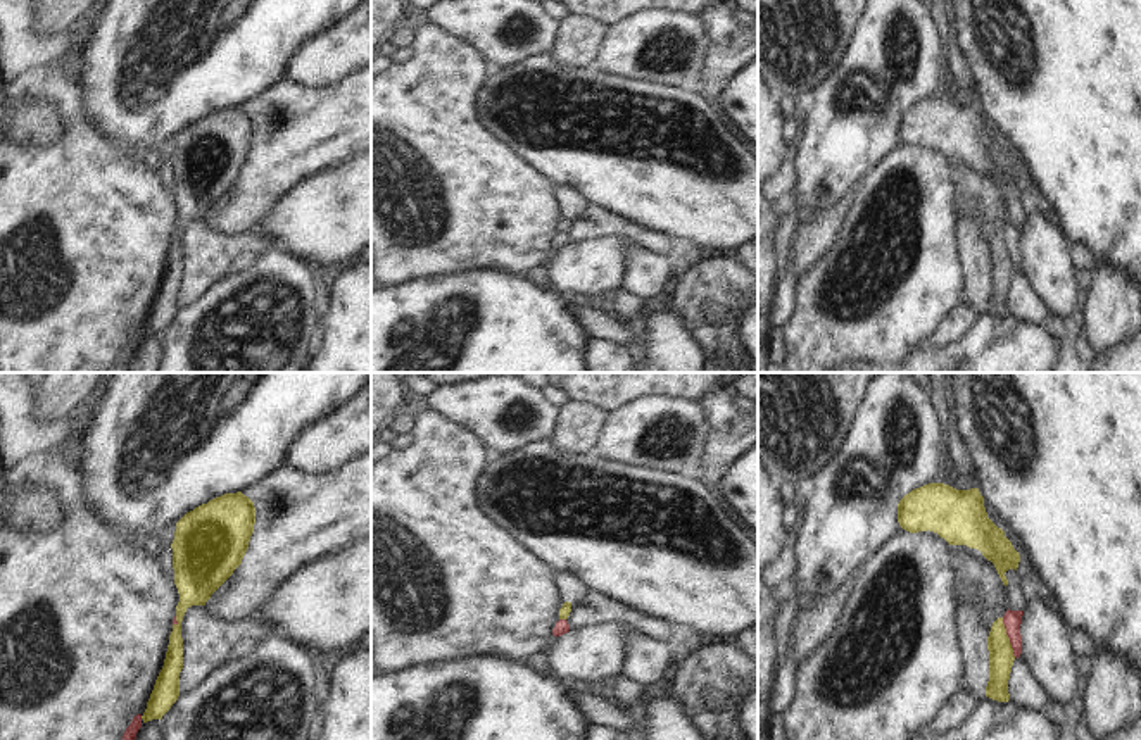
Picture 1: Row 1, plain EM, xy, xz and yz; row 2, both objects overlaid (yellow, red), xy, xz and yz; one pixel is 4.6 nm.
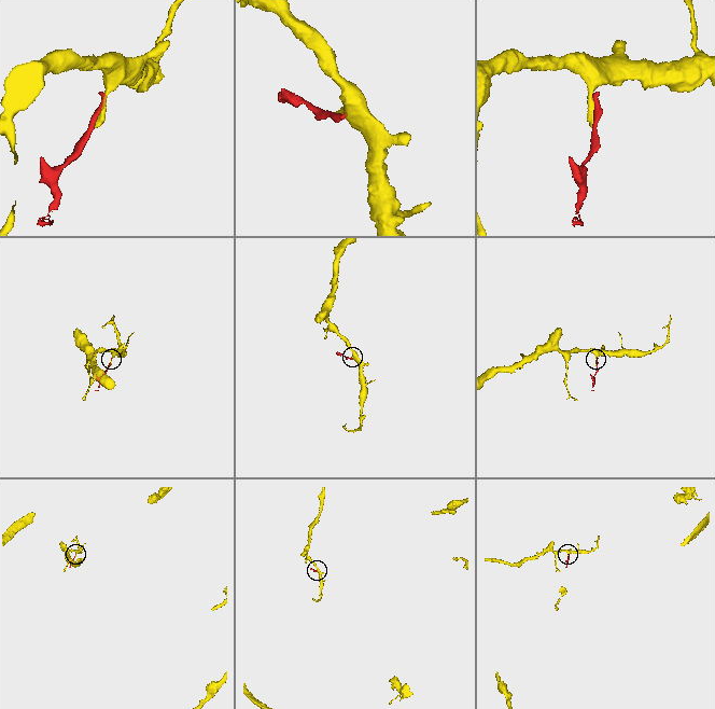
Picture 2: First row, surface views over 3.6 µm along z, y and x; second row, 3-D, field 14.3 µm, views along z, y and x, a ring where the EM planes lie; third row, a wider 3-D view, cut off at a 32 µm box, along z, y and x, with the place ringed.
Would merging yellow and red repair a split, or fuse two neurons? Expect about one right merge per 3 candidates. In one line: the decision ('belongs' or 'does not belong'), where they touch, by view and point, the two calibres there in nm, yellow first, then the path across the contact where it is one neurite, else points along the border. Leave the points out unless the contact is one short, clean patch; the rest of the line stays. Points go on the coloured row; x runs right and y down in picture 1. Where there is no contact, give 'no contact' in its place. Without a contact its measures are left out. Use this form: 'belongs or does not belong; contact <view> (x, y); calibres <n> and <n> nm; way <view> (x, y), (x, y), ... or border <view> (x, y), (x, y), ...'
does not belong; contact yz (1007, 637); calibres 120 and 90 nm; border yz (1002, 618), (1015, 656)

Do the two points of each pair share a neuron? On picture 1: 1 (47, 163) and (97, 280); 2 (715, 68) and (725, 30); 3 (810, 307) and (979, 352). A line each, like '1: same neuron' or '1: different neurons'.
1: same neuron
2: same neuron
3: different neurons

